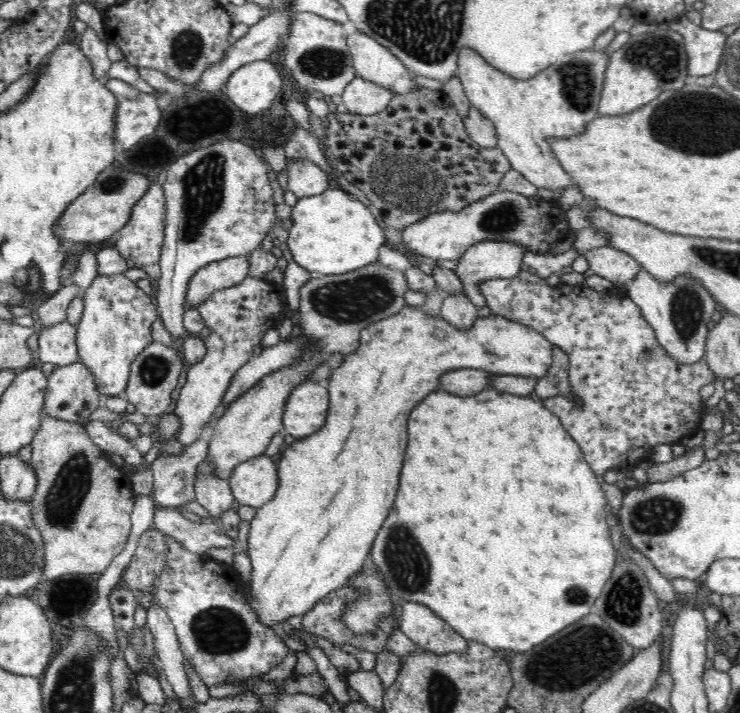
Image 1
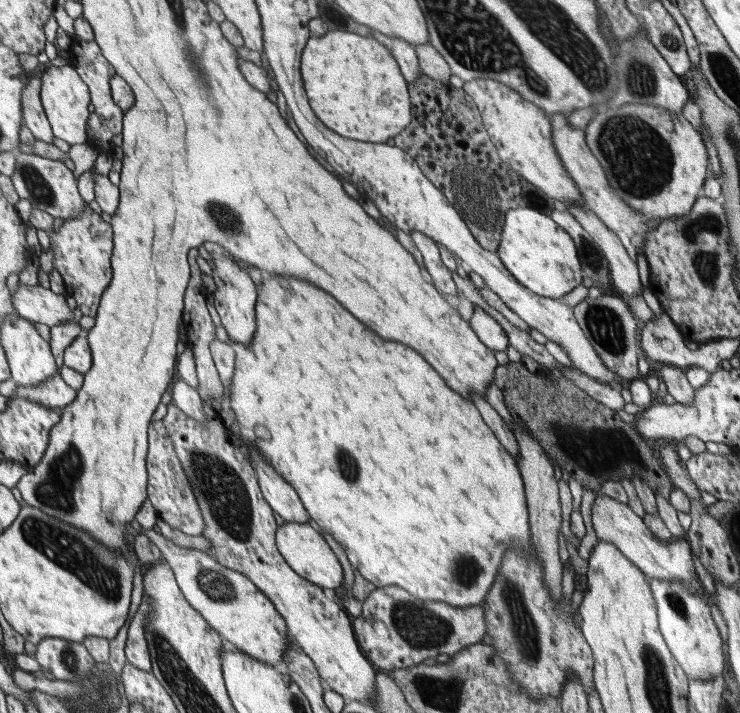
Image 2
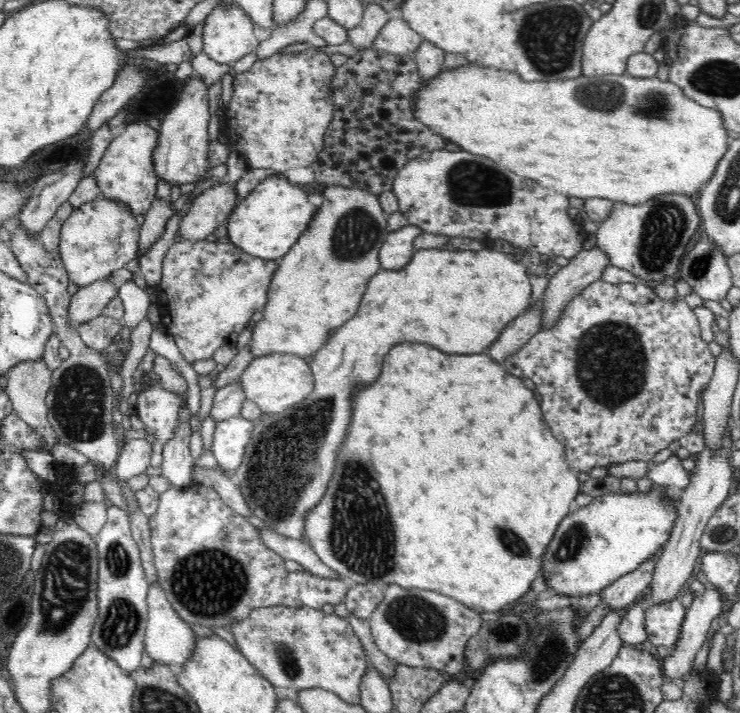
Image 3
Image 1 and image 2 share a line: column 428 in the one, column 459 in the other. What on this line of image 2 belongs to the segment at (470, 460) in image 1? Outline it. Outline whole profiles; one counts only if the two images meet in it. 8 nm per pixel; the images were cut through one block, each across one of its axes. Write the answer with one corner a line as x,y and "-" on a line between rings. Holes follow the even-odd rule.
274,275
270,280
263,280
262,286
257,287
257,332
254,333
253,341
250,344
242,344
241,342
232,342
233,349
236,353
235,371
232,379
231,388
228,388
231,392
231,407
236,414
237,424
241,430
247,436
248,440
252,441
252,444
256,444
259,447
259,451
265,456
266,460
278,471
278,474
282,475
282,478
286,479
286,482
291,483
296,489
297,493
301,497
301,501
305,505
305,509
309,510
311,518
313,518
319,526
327,533
338,541
338,544
346,551
347,557
351,562
354,569
358,569
361,575
369,580
377,588
383,586
400,586
404,590
409,591
410,594
416,595
424,602
438,600
440,602
448,602
450,606
457,606
458,608
466,608
470,606
481,605
493,588
493,582
497,580
497,574
501,570
502,559
505,556
505,552
513,546
513,548
519,548
523,554
529,554
531,552
532,545
532,527
529,523
529,507
528,499
525,498
525,481
522,478
520,467
517,465
517,459
502,446
501,441
496,437
494,431
485,423
482,419
481,411
477,409
477,406
471,399
465,399
458,391
451,388
438,374
437,370
434,370
433,365
418,352
414,352
412,348
404,348
404,344
398,344
398,342
386,342
378,336
374,336
372,330
368,330
360,320
356,320
348,310
344,310
340,306
340,302
336,302
330,294
326,294
324,290
318,290
314,288
312,284
308,282
298,282
294,278
280,277
280,275

